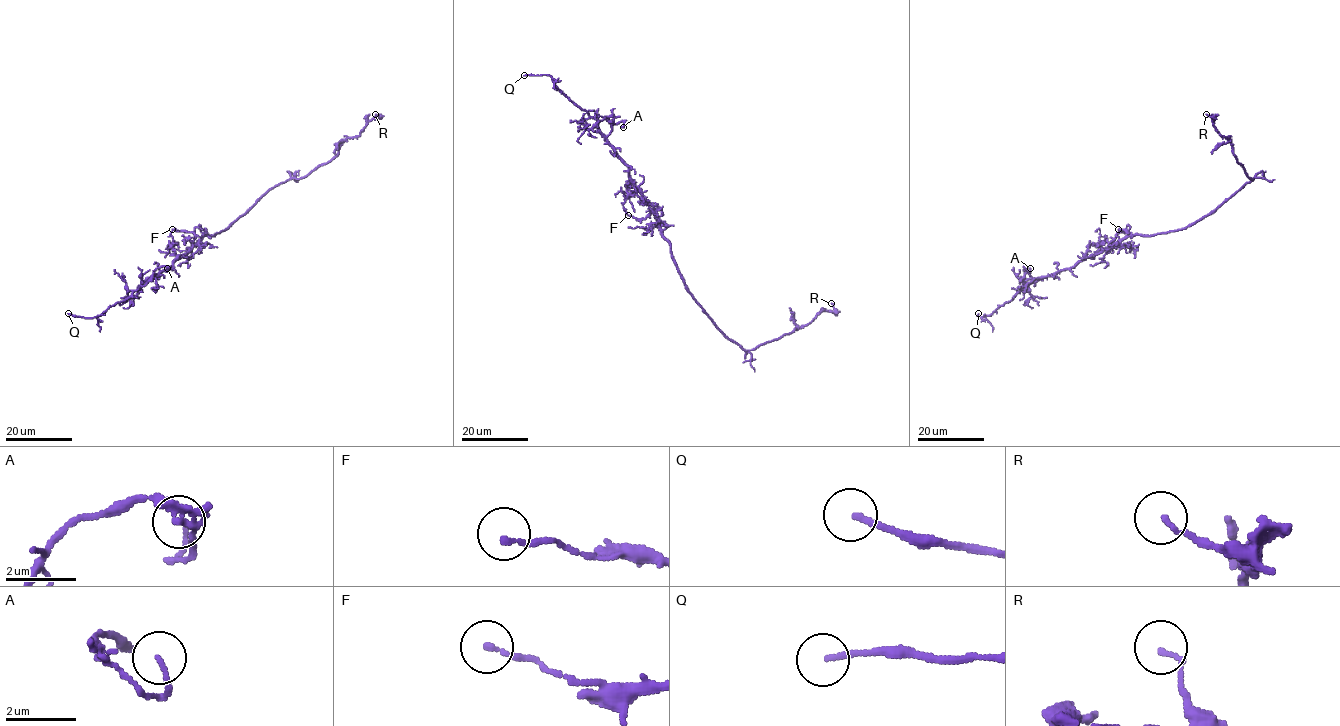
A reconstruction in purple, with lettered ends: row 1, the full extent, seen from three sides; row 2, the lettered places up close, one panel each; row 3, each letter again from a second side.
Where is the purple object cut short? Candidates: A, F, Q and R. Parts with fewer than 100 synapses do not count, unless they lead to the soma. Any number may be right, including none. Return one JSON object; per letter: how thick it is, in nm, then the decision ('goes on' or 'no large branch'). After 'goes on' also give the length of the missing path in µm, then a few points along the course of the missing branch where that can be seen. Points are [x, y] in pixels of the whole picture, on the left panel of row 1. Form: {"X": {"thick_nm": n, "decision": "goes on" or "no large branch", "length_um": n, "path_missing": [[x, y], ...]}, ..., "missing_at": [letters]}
{"A": {"thick_nm": 100, "decision": "no large branch"}, "F": {"thick_nm": 140, "decision": "no large branch"}, "Q": {"thick_nm": 140, "decision": "goes on", "length_um": 25, "path_missing": [[68, 313], [62, 312], [60, 318], [75, 327], [76, 322], [63, 303]]}, "R": {"thick_nm": 130, "decision": "no large branch"}, "missing_at": ["Q"]}

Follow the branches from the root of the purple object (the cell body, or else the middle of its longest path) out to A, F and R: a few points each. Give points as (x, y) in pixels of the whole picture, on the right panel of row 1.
A: (1157, 234), (1122, 238), (1072, 267), (1024, 285), (1024, 266), (1029, 271), (1030, 268)
F: (1157, 234), (1132, 235), (1110, 245), (1121, 231), (1118, 229)
R: (1157, 234), (1201, 220), (1253, 178), (1237, 161), (1231, 141), (1219, 133), (1214, 118), (1206, 114)

